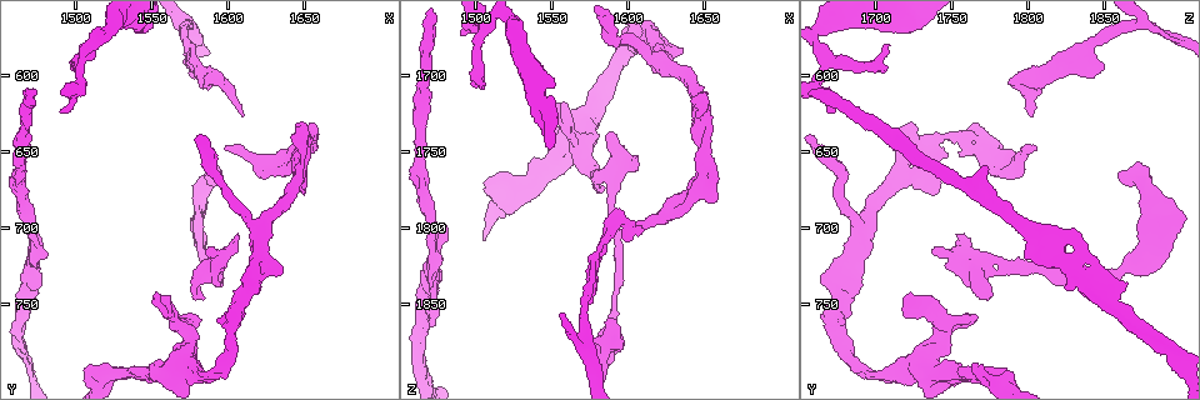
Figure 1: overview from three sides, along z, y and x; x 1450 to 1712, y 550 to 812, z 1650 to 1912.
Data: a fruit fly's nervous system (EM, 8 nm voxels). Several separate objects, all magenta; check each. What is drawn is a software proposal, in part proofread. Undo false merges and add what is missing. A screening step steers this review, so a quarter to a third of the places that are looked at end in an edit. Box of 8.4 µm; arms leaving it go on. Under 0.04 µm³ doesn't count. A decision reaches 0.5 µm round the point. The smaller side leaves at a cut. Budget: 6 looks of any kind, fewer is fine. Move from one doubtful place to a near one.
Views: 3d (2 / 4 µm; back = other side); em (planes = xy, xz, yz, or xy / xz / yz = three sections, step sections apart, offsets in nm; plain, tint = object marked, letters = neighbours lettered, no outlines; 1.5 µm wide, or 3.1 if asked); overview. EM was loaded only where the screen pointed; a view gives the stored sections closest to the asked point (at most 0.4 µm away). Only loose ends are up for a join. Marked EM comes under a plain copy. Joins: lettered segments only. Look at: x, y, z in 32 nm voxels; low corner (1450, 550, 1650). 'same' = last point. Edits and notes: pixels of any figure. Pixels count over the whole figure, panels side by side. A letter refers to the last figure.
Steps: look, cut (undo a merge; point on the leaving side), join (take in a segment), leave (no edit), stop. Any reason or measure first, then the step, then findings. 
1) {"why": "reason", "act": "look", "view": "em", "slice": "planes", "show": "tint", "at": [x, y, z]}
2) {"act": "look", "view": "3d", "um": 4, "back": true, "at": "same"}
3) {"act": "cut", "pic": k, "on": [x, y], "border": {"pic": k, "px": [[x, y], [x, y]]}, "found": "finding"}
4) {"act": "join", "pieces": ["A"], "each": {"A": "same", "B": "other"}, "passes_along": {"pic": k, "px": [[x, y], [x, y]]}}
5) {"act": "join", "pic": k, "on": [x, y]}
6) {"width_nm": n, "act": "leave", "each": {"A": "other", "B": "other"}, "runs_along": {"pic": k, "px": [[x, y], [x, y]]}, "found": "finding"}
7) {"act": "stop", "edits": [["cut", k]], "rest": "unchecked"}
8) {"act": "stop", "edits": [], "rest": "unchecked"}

{"why": "thin end", "act": "look", "view": "3d", "um": 4, "at": [1608, 624, 1802]}

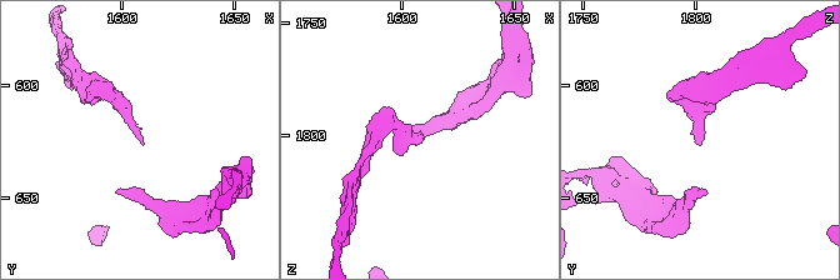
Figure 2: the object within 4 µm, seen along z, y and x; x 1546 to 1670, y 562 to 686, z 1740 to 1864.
{"act": "look", "view": "em", "slice": "xz", "step": 8, "show": "tint", "at": [1610, 625, 1801]}

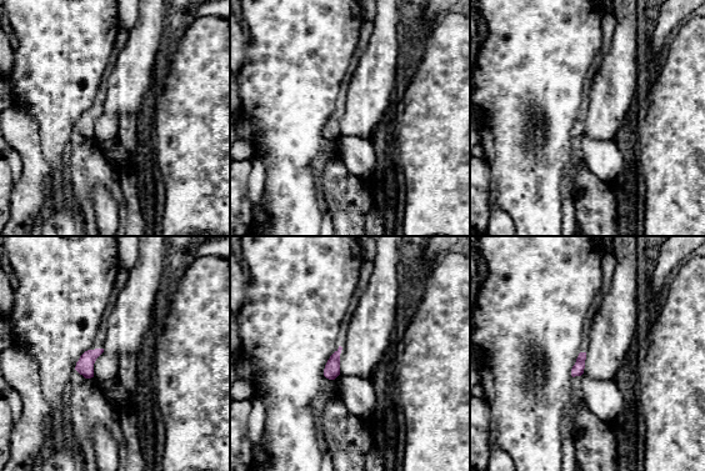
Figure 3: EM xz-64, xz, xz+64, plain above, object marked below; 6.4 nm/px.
{"act": "look", "view": "em", "slice": "planes", "show": "letters", "at": "same"}

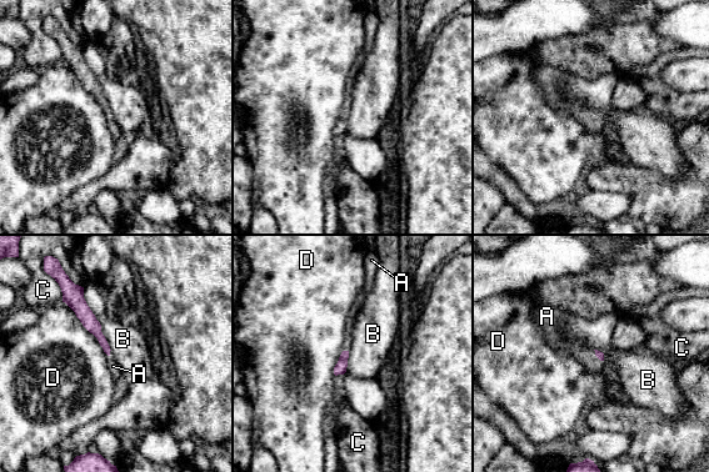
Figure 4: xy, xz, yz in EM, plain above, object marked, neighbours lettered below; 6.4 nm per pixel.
{"act": "join", "pieces": ["A"], "each": {"A": "same", "B": "other", "C": "other", "D": "other"}, "passes_along": {"pic": 4, "px": [[89, 321], [109, 354], [113, 366]]}, "found": "the neuron continues"}

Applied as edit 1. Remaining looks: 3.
{"why": "an open end", "act": "look", "view": "em", "slice": "planes", "show": "tint", "at": [1572, 592, 1848]}

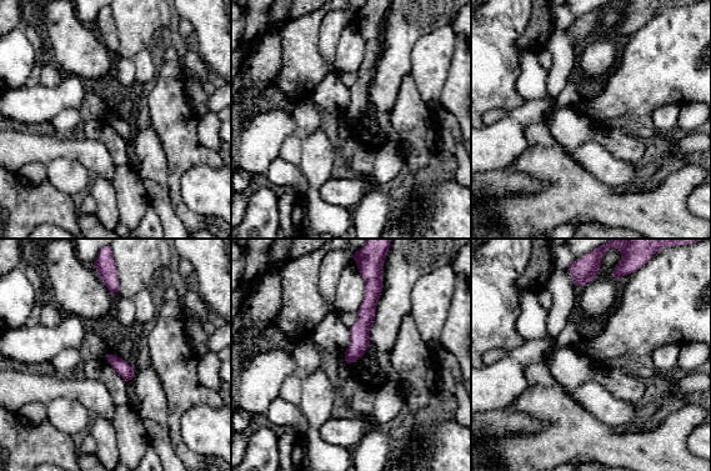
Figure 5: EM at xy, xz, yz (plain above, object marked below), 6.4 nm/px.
{"act": "look", "view": "em", "slice": "planes", "show": "letters", "at": "same"}

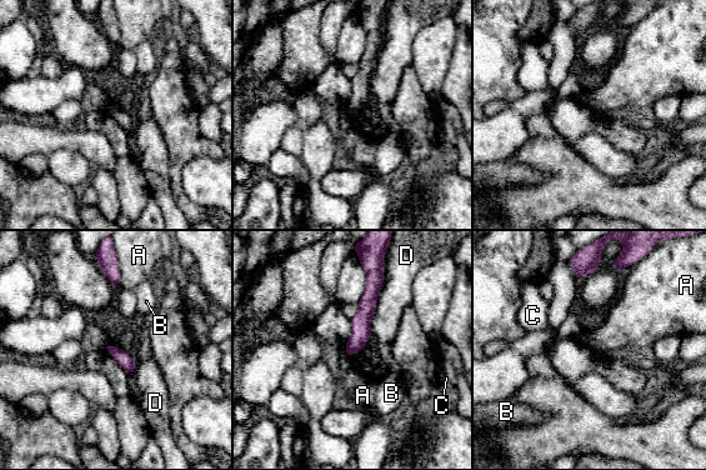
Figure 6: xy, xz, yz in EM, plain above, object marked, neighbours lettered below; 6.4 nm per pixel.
{"act": "leave", "each": {"A": "other", "B": "other", "C": "other", "D": "other"}, "border": {"pic": 6, "px": [[119, 264], [120, 280], [115, 286]]}, "found": "none of them fits"}

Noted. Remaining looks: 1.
{"act": "stop", "edits": [["join", 4]], "rest": "unchecked"}

